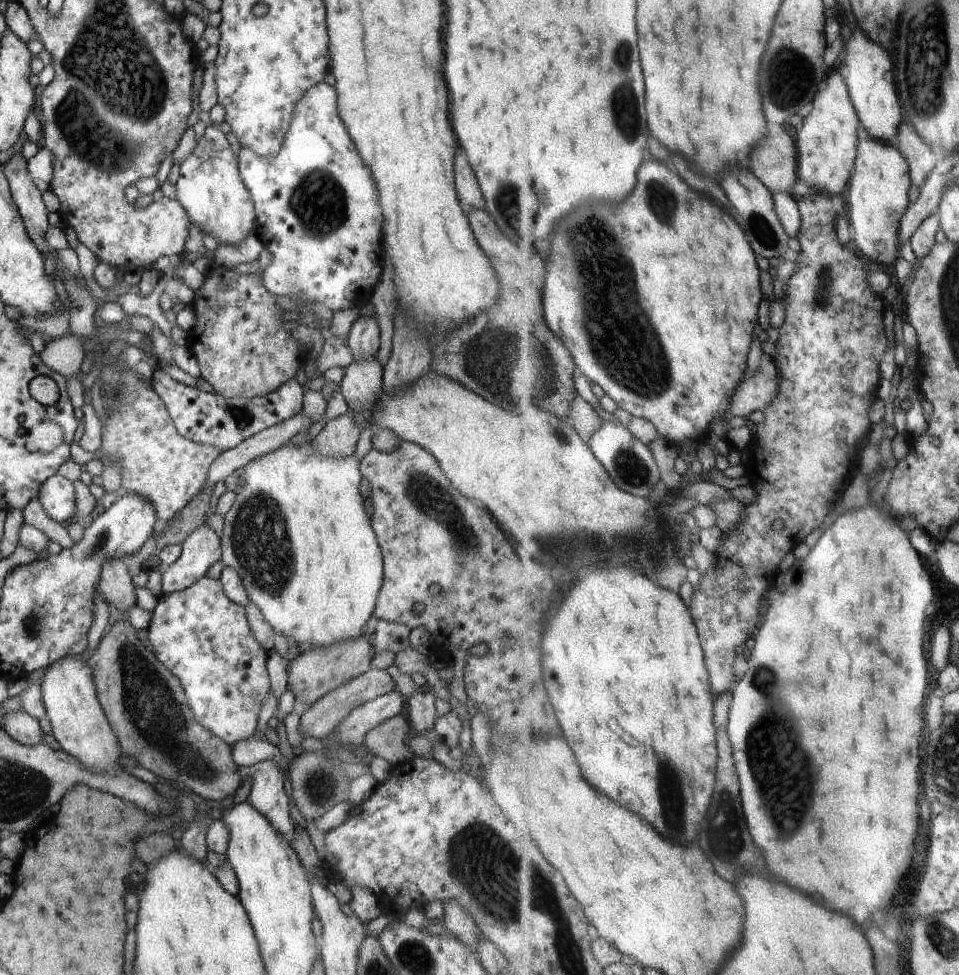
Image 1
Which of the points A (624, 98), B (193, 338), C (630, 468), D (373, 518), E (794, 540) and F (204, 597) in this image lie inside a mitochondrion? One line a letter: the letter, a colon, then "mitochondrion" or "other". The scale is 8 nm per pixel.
A: mitochondrion
B: other
C: mitochondrion
D: other
E: other
F: other

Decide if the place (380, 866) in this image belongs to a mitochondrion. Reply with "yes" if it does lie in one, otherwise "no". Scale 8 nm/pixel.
no

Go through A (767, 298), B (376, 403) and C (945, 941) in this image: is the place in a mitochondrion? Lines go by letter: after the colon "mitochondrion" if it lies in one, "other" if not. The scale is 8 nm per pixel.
A: other
B: other
C: mitochondrion

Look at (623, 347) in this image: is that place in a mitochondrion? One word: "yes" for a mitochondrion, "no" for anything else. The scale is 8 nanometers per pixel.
yes

